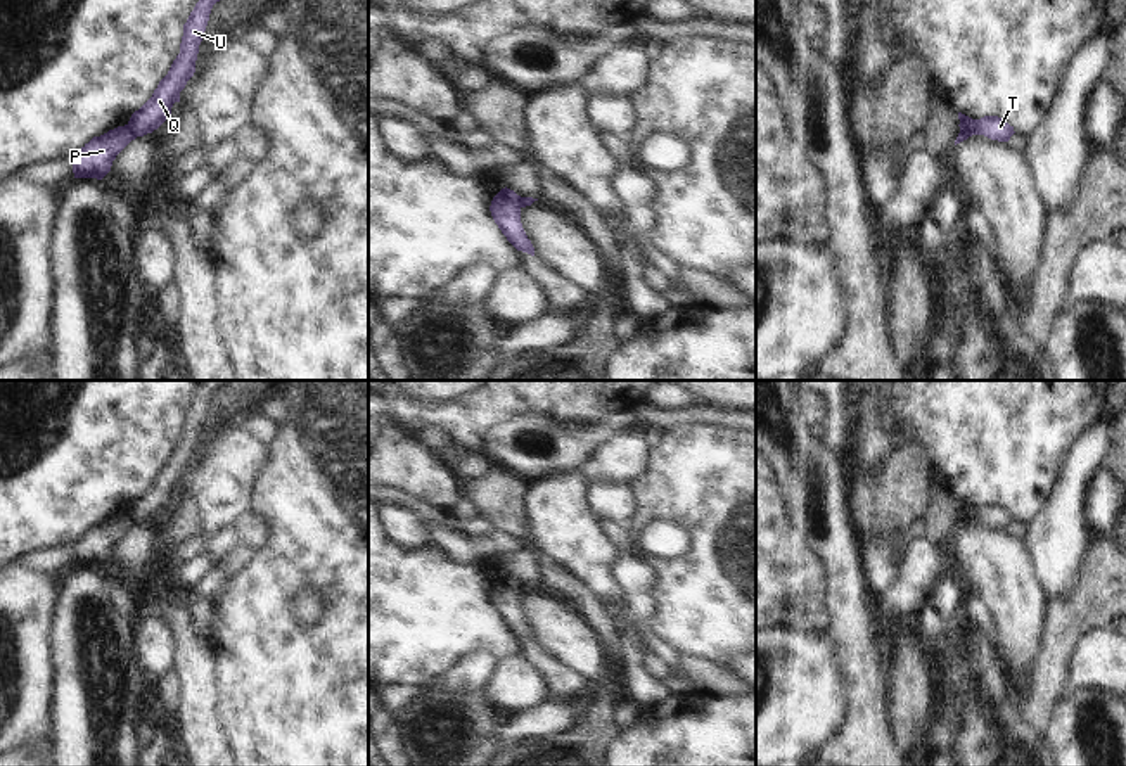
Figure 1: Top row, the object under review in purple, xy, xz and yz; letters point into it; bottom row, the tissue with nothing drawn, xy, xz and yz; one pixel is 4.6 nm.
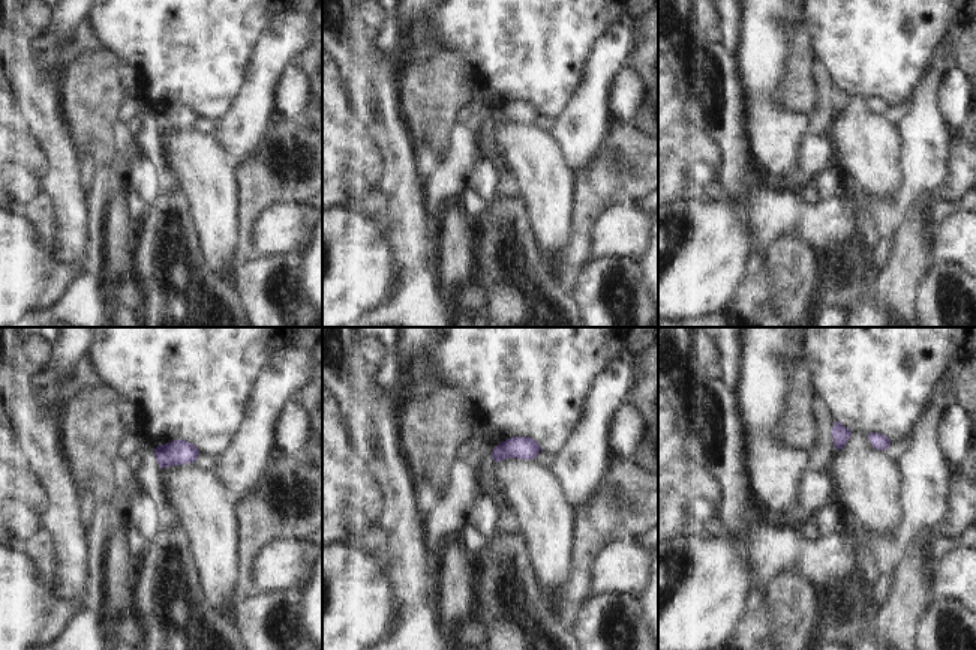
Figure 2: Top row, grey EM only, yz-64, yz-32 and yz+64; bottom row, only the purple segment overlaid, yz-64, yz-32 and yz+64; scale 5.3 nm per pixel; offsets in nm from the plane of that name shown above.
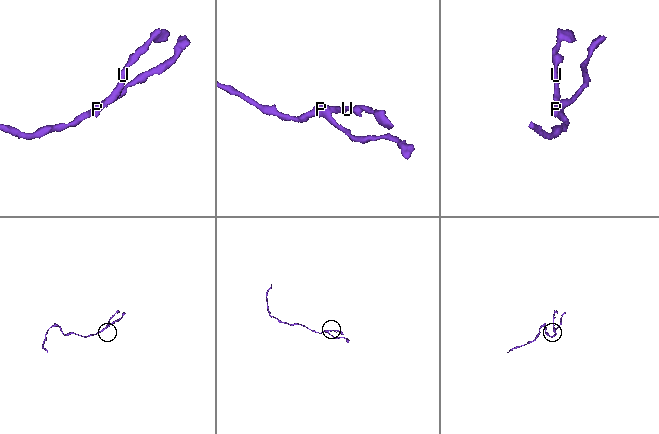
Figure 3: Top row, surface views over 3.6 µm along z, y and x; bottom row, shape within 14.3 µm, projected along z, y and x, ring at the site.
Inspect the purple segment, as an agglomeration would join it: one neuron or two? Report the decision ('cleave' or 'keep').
cleave

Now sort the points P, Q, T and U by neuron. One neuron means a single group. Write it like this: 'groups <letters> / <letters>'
groups P T / Q U

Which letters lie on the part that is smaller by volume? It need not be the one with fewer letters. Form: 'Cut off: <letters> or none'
Cut off: Q, U

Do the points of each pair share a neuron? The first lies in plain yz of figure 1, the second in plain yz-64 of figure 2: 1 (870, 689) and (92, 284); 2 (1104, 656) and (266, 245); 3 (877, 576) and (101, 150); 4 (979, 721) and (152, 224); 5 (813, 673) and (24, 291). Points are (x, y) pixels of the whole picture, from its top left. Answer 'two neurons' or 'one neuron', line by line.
1: one neuron
2: one neuron
3: two neurons
4: one neuron
5: one neuron

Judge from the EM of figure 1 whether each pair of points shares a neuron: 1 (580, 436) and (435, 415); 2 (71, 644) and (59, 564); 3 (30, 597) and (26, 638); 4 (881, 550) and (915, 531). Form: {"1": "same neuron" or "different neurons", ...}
{"1": "different neurons", "2": "different neurons", "3": "same neuron", "4": "same neuron"}

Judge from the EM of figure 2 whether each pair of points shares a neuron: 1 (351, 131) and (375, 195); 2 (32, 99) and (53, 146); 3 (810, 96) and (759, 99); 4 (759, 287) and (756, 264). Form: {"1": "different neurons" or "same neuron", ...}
{"1": "same neuron", "2": "same neuron", "3": "different neurons", "4": "same neuron"}

